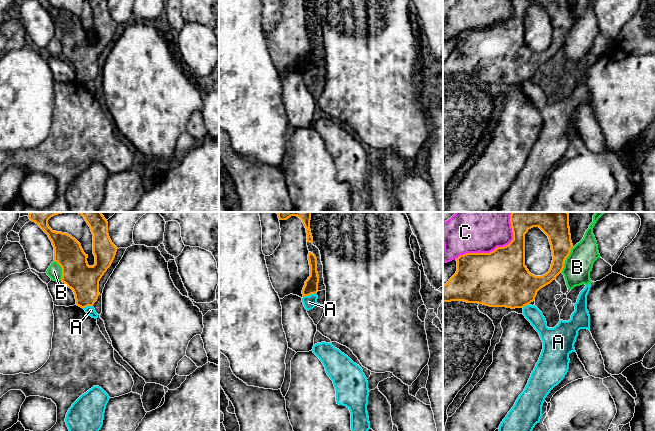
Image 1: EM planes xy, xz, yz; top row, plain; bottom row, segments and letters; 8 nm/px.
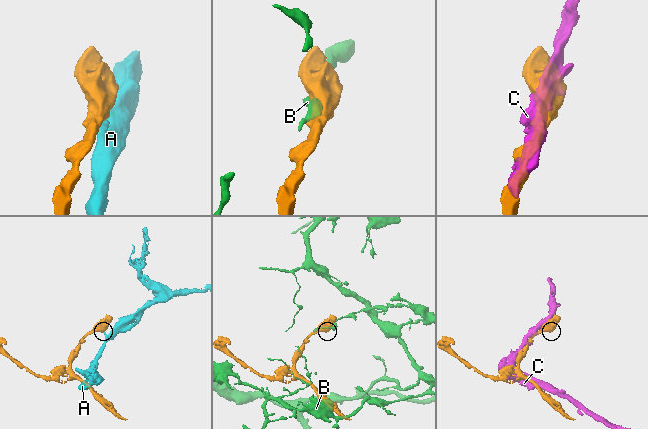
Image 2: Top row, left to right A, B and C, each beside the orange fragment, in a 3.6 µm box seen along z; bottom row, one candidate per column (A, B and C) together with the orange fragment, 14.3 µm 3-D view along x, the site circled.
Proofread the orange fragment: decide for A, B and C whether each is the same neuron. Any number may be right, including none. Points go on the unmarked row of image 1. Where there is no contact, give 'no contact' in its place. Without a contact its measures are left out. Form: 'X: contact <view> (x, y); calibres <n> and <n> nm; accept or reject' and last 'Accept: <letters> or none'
A: contact xz (309, 70); calibres 110 and 110 nm; reject
B: contact yz (565, 35); calibres 180 and 220 nm; reject
C: contact yz (492, 27); calibres 460 and 240 nm; reject
Accept: none

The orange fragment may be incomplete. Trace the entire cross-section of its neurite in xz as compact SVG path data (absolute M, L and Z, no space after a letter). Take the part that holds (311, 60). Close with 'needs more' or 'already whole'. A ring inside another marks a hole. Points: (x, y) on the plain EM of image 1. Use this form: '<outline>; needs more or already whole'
M309 28L308 36L310 41L310 52L305 57L305 61L302 66L303 73L318 68L319 51L317 48L317 34L313 29Z; already whole

